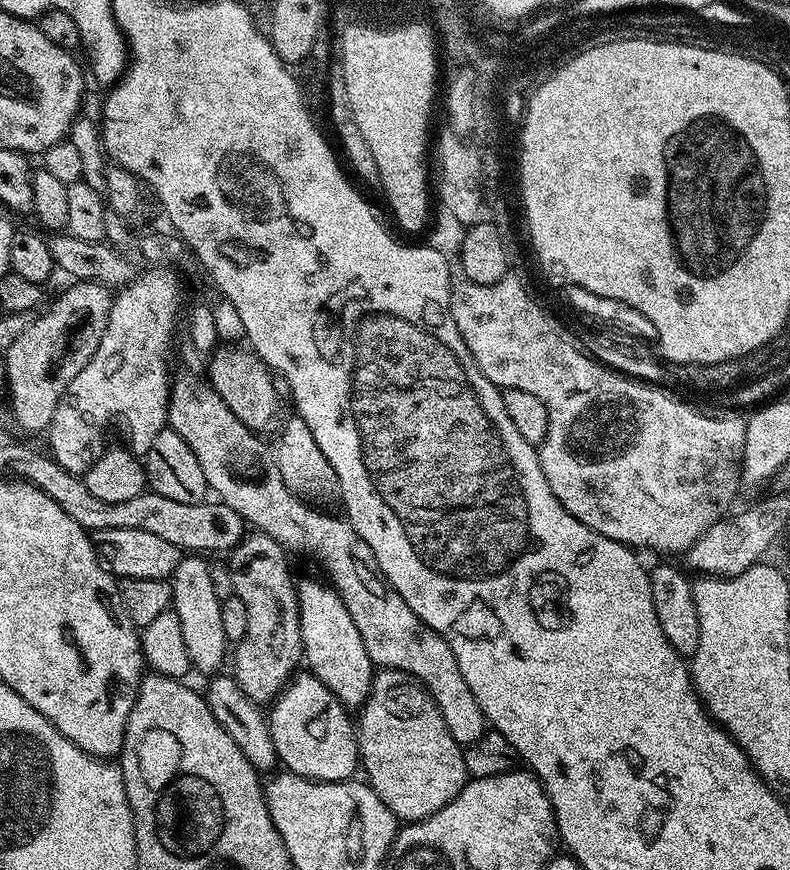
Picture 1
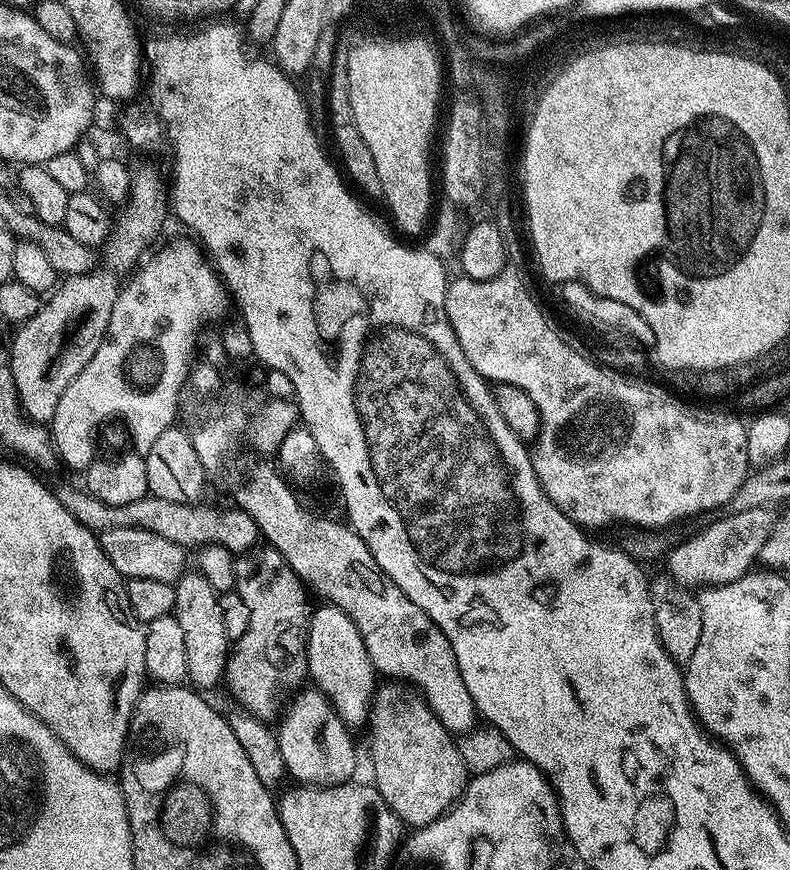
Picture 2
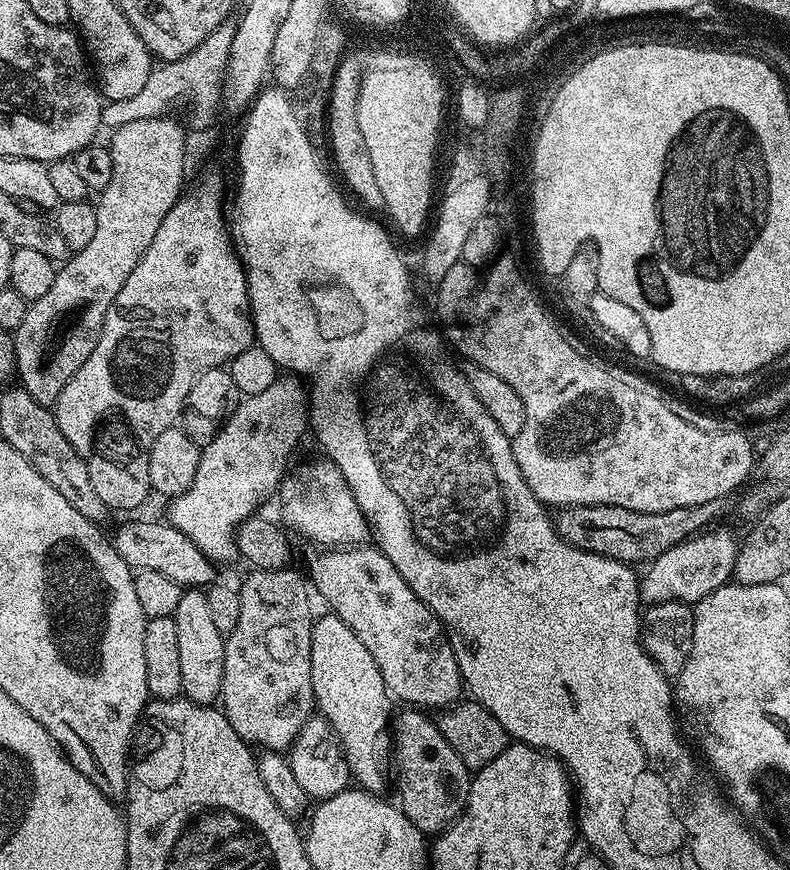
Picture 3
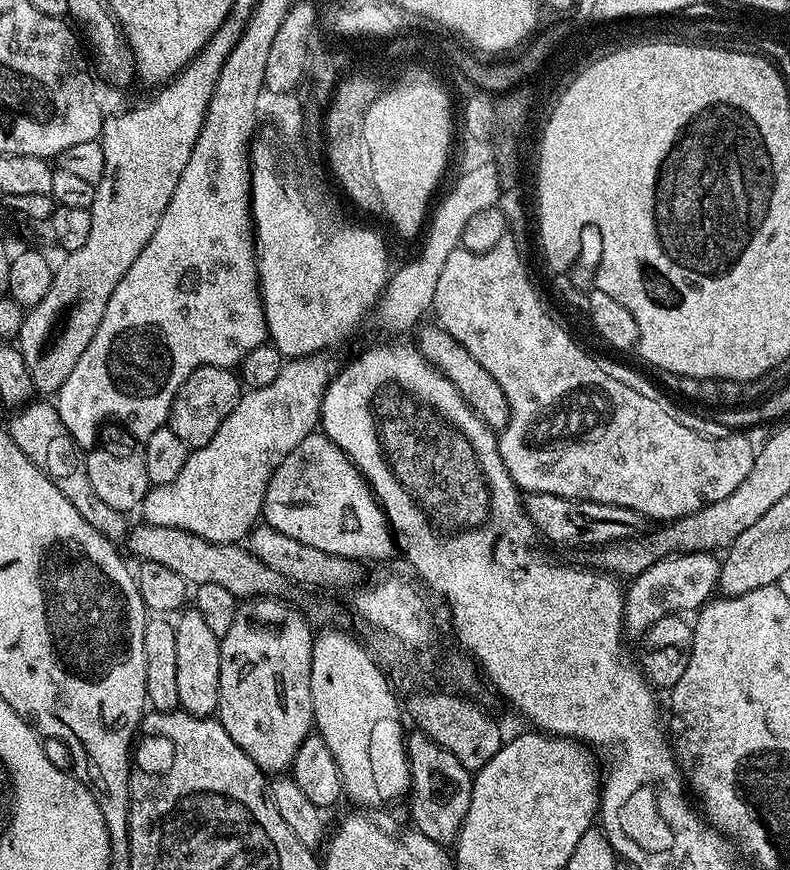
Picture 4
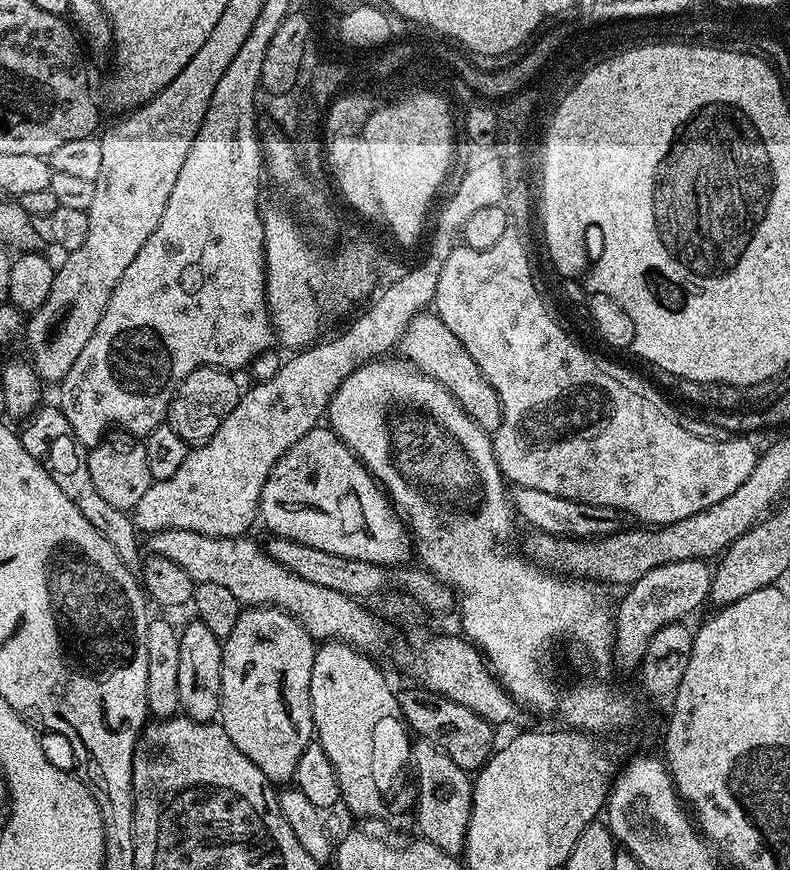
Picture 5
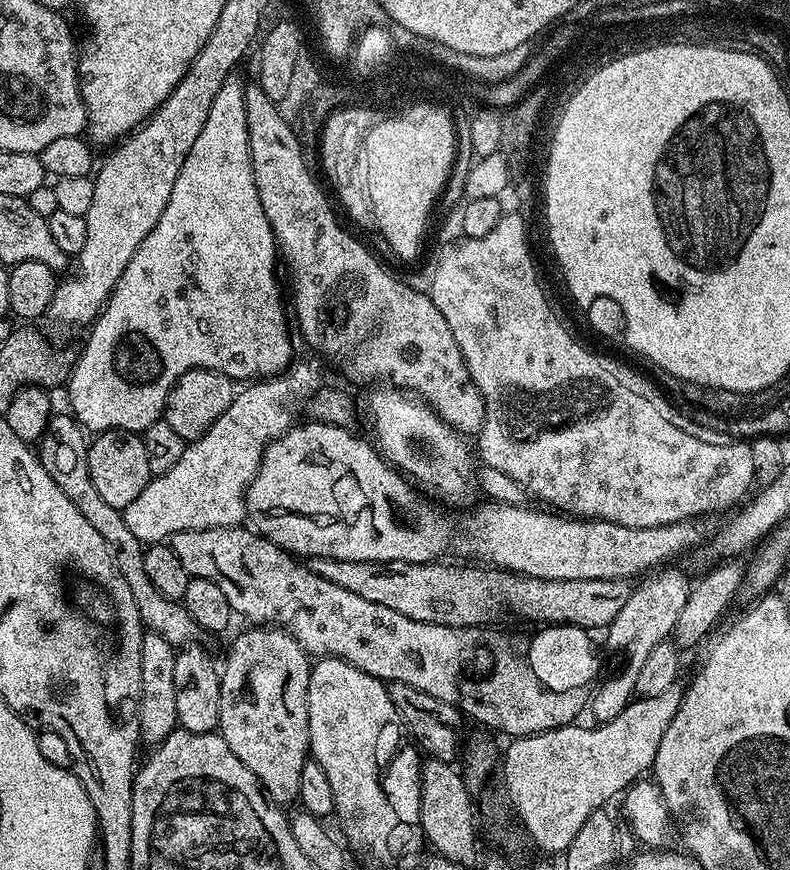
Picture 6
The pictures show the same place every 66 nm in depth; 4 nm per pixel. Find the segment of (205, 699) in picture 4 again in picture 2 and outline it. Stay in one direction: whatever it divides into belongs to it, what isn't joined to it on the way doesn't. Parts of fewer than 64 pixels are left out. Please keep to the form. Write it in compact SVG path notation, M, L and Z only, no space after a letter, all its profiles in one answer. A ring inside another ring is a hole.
M192 570L185 571L174 587L176 589L174 615L178 626L182 626L182 635L186 637L187 683L196 690L212 688L224 680L224 670L228 667L230 651L226 629L222 627L222 612L218 610L218 594L210 586L207 575L200 573L199 576Z

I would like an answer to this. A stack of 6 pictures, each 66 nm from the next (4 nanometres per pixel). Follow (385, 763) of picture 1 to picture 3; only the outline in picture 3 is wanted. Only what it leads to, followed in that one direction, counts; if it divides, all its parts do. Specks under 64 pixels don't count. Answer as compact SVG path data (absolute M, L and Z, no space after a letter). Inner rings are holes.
M404 710L396 720L396 788L400 791L398 807L418 830L425 834L439 834L455 821L456 817L464 811L464 802L468 798L468 791L472 785L470 770L458 758L454 746L446 742L446 738L440 732L439 725L426 717L420 710Z

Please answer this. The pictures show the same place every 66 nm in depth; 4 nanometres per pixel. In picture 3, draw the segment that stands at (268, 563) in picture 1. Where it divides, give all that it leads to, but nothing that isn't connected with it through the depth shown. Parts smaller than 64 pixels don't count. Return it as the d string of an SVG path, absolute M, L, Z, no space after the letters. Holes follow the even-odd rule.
M291 567L258 568L249 571L249 576L241 584L238 584L240 601L242 602L242 614L238 618L238 626L234 626L234 630L224 641L224 669L222 670L222 686L220 687L219 699L224 716L230 722L230 726L234 726L234 730L248 745L269 752L287 753L295 742L296 736L302 730L304 723L312 719L314 715L314 690L312 689L312 626L314 615L312 616L312 608L308 605L310 588L303 575L300 577L298 573L292 571Z

